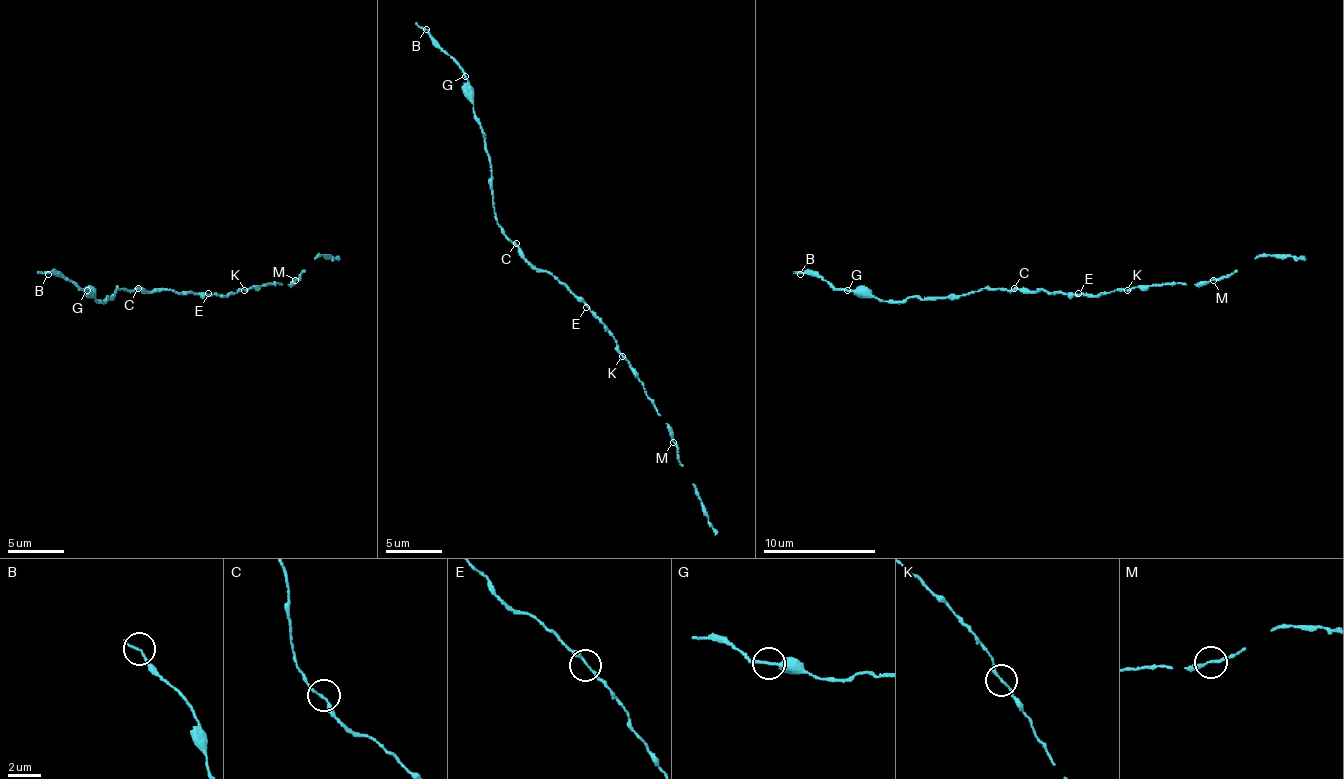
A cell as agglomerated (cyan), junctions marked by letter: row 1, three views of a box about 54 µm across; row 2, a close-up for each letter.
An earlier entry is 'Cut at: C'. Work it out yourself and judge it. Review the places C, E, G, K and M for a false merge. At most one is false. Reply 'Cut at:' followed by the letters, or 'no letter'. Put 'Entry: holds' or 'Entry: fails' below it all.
Cut at: no letter
Entry: fails

